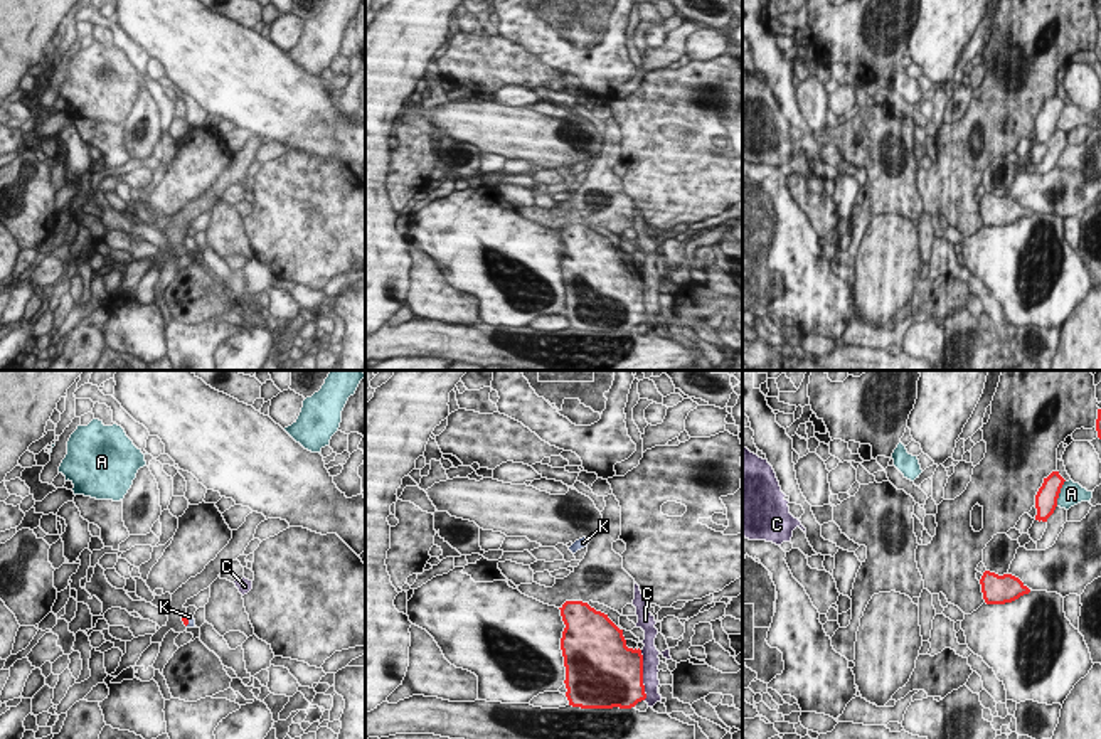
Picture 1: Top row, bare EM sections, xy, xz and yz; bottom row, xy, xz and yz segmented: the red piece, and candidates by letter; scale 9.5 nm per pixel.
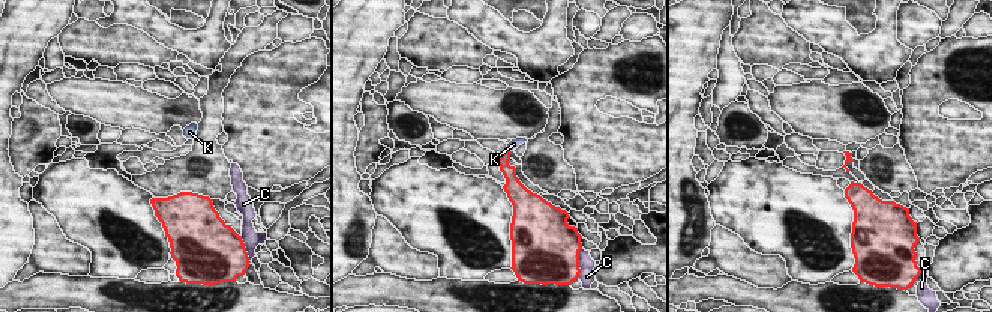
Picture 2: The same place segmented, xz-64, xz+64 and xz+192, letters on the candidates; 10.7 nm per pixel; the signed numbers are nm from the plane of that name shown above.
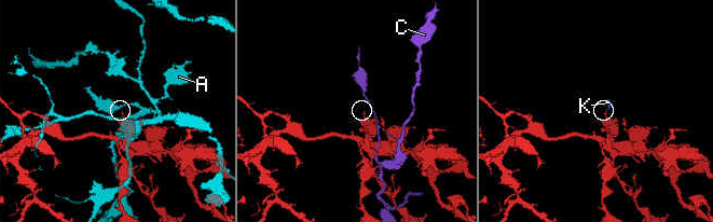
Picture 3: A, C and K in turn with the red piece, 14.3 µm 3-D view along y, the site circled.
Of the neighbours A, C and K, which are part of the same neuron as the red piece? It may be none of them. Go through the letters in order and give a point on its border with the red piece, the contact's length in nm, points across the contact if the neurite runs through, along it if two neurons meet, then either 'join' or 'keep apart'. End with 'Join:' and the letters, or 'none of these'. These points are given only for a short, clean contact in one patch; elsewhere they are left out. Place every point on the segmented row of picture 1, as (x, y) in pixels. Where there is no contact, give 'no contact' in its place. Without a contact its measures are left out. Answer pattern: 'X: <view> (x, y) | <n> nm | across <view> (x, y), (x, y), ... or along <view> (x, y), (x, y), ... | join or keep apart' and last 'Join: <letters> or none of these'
A: yz (1059, 492) | 260 nm | keep apart
C: xz (642, 675) | 480 nm | keep apart
K: xy (187, 620) | 110 nm | across xy (184, 618), (187, 620), (189, 616) | join
Join: K

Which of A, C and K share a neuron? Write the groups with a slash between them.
A / C / K

